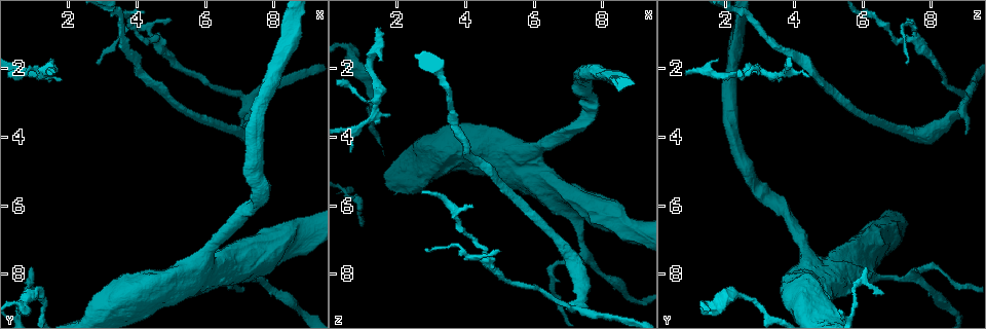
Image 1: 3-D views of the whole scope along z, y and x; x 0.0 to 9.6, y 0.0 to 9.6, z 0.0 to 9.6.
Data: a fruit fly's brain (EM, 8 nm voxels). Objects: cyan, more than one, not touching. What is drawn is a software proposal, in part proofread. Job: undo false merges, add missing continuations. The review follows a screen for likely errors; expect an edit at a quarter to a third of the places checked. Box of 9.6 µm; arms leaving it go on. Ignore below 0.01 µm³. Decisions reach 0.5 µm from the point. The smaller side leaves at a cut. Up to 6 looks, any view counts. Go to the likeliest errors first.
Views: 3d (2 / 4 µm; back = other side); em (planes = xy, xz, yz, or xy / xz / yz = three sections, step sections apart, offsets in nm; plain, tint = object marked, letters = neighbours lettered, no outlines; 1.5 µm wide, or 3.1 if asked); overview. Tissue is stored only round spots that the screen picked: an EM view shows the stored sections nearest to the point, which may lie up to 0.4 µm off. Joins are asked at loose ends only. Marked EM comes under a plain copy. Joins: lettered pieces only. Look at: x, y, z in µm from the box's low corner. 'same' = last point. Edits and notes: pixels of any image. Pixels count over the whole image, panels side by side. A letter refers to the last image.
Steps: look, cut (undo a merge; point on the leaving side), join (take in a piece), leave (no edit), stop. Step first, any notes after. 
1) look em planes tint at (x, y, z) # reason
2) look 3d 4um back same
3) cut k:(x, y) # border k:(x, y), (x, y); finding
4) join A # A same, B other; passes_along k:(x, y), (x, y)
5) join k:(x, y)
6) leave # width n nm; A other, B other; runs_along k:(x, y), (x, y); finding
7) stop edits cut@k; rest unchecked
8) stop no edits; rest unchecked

look 3d 4um at (0.60, 8.95, 1.50) # abrupt turn

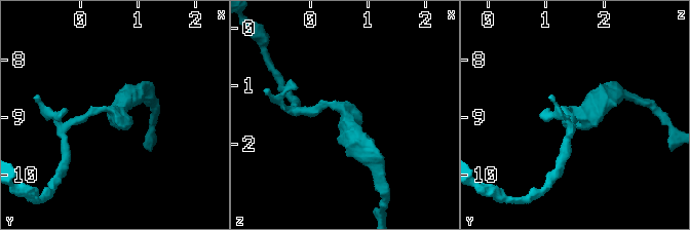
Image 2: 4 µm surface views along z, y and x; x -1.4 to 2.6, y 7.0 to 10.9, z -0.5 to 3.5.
look em planes letters at (0.60, 8.95, 1.55) # now the EM

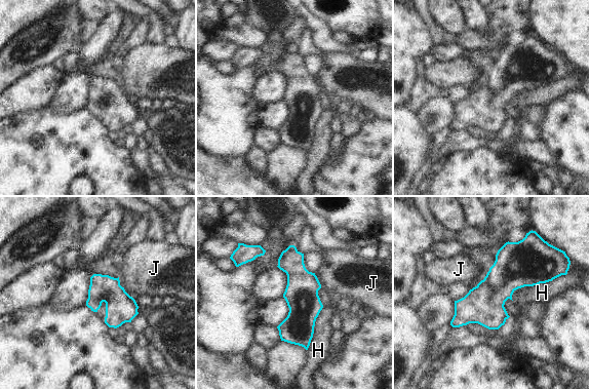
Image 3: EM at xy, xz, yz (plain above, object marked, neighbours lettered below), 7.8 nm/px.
leave # longest_contact H 360 nm; H other, J other; runs_along 3:(291, 247), (302, 284), (305, 342); one cell here

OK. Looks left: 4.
look em planes letters at (1.50, 2.15, 0.90) # free end

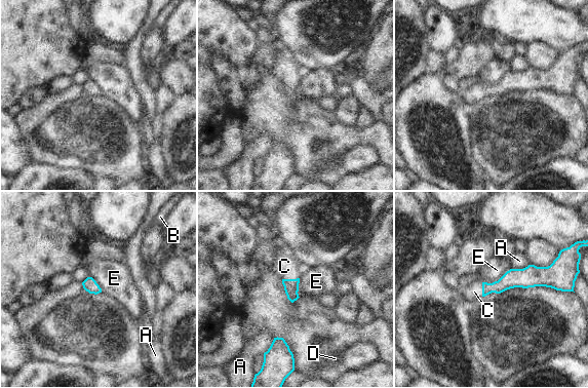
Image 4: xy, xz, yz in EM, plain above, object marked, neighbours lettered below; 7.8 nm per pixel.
join C # width 110 nm; A other, B other, C same, D other, E other; the cell continues

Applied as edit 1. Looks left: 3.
look em planes tint at (2.85, 1.90, 7.25) # an open end

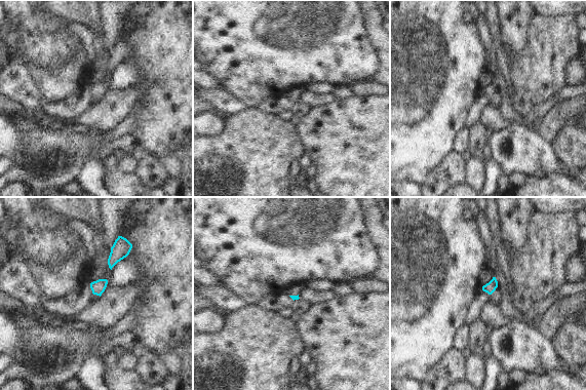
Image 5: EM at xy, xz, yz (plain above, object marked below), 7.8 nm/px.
look em planes letters same # what lies round it

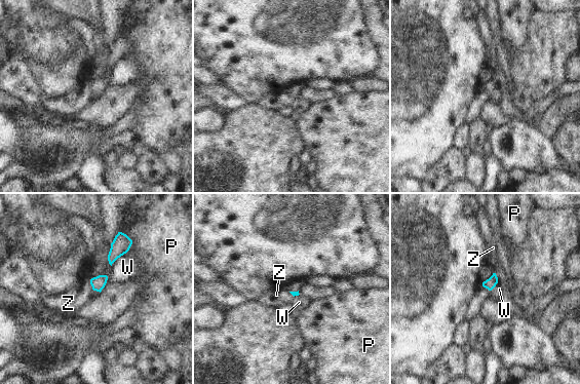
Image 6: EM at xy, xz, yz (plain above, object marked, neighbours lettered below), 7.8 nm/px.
leave # P other, W other, Z other; border 6:(90, 278), (93, 291); no lettered piece goes on from it

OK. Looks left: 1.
stop edits join@4; rest unchecked

